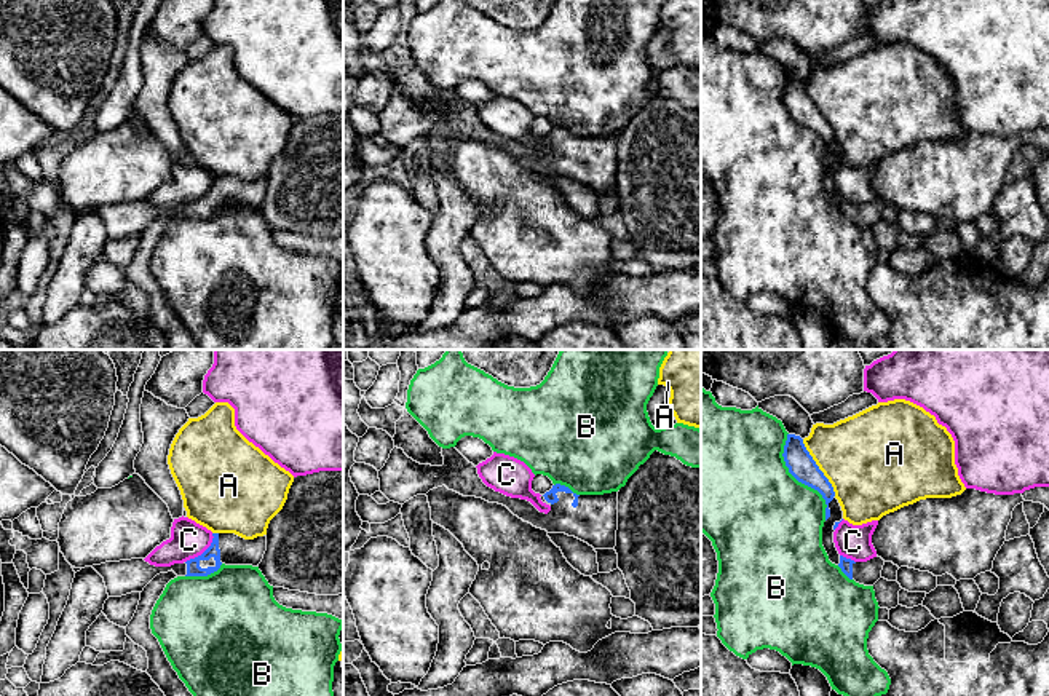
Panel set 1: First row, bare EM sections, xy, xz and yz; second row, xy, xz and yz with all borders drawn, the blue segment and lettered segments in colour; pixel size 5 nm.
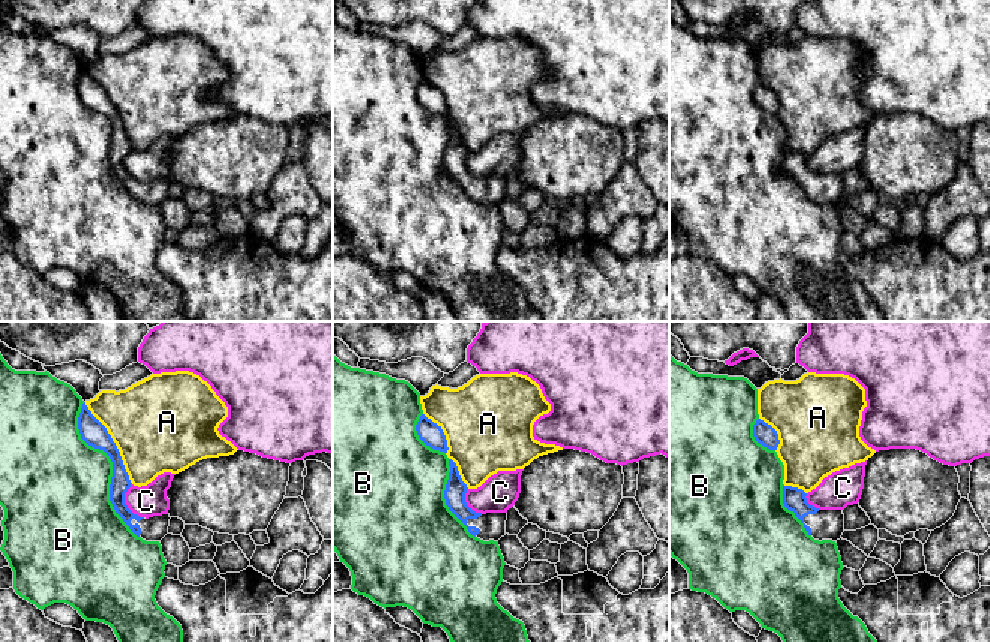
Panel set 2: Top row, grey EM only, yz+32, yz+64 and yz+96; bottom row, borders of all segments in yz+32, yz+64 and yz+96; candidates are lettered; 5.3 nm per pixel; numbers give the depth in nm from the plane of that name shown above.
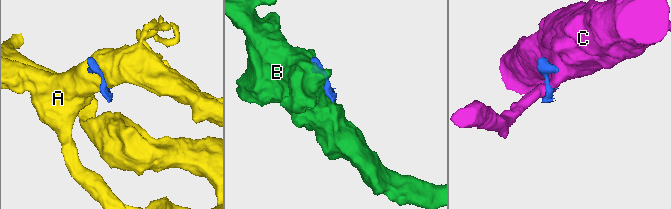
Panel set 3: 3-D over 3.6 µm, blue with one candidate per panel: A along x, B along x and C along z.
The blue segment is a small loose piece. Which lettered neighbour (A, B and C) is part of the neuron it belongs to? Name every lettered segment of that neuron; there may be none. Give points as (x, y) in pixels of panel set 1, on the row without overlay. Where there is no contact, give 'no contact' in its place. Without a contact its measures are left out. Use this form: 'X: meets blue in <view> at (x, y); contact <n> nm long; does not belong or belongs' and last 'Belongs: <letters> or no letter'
A: meets blue in yz at (818, 110); contact 340 nm long; does not belong
B: meets blue in yz at (799, 123); contact 480 nm long; does not belong
C: meets blue in xy at (205, 193); contact 200 nm long; does not belong
Belongs: no letter

